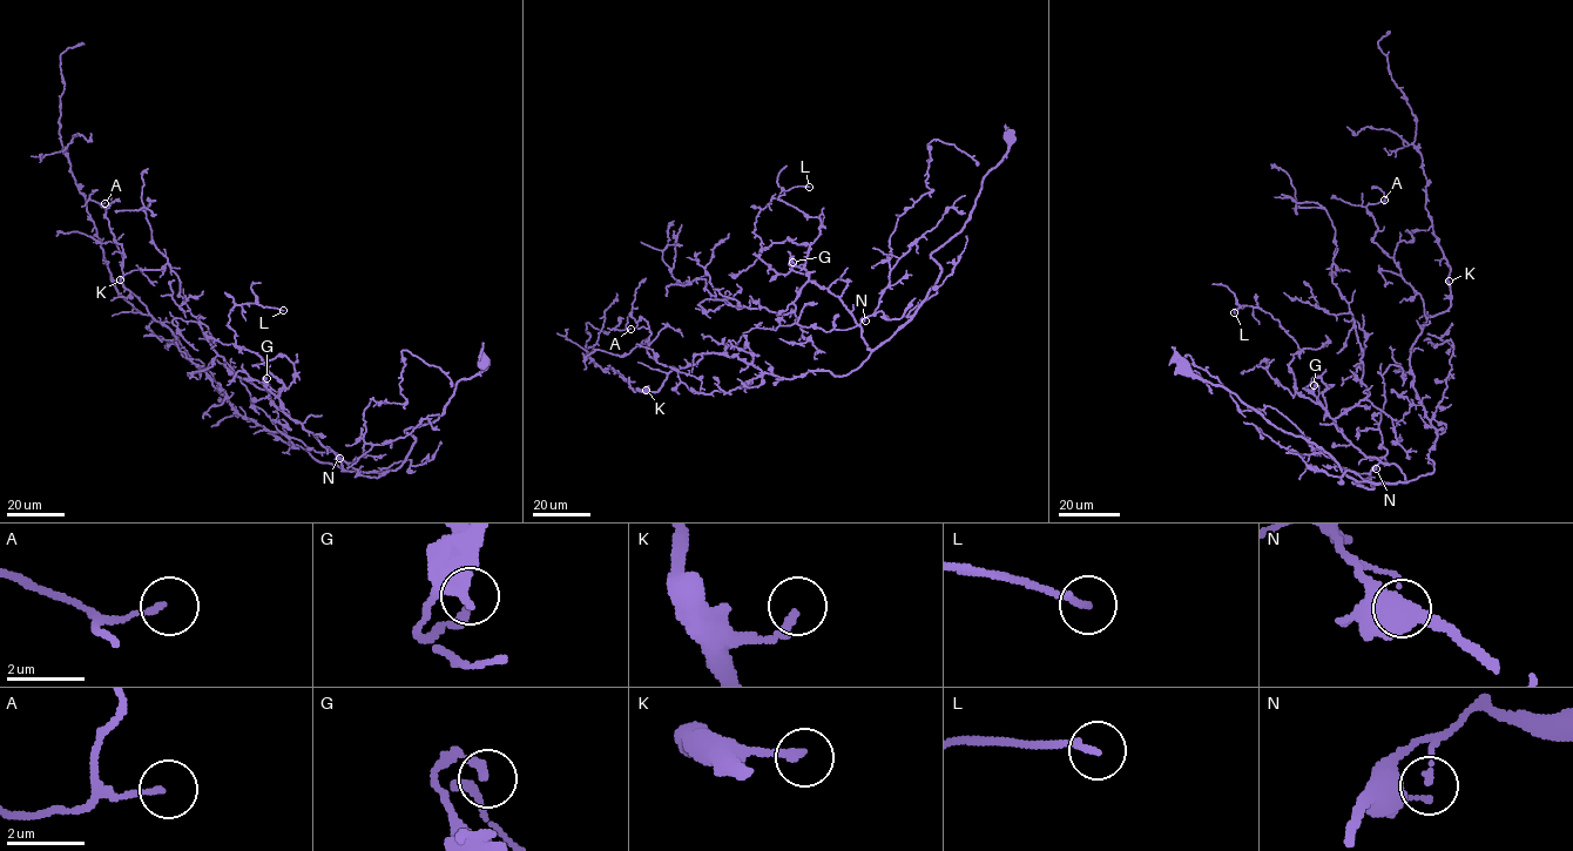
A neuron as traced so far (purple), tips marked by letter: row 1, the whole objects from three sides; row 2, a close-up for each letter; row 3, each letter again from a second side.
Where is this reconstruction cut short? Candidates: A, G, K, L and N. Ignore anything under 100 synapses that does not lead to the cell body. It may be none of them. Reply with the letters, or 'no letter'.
no letter

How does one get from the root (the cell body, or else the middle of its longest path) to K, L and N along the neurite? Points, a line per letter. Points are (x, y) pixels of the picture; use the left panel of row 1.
K: (484, 362), (436, 420), (404, 431), (416, 441), (397, 470), (346, 471), (242, 417), (120, 279)
L: (484, 362), (404, 431), (397, 470), (345, 470), (228, 325), (236, 304), (283, 310)
N: (484, 362), (457, 383), (436, 420), (404, 431), (416, 441), (397, 470), (348, 471), (333, 452), (339, 458)

